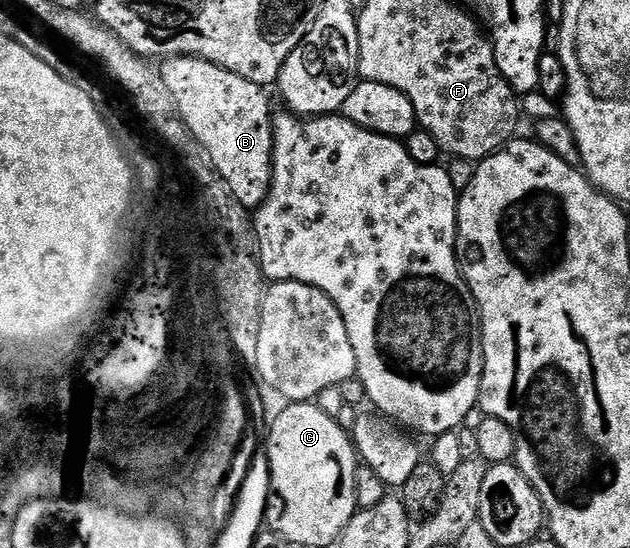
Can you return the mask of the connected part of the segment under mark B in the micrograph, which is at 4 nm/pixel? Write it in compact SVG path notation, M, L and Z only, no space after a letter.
M174 56L164 61L159 71L187 130L200 142L213 169L231 186L231 194L247 209L260 208L273 177L274 113L269 112L268 91L194 56Z

